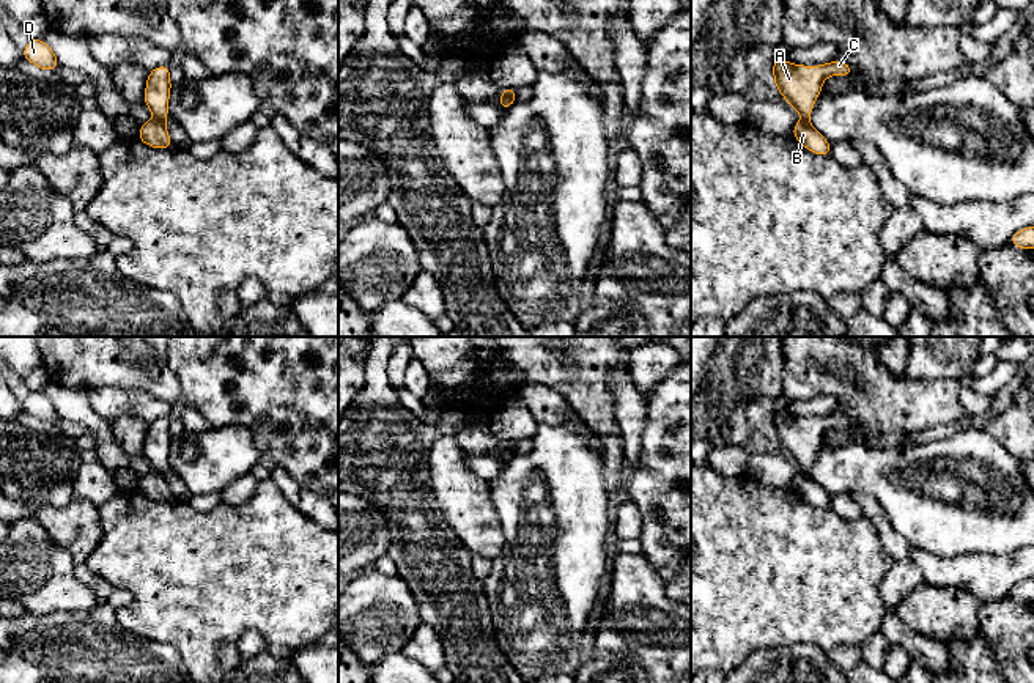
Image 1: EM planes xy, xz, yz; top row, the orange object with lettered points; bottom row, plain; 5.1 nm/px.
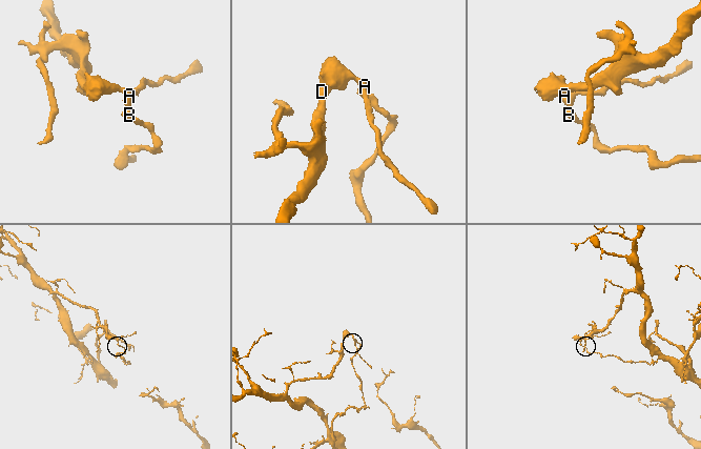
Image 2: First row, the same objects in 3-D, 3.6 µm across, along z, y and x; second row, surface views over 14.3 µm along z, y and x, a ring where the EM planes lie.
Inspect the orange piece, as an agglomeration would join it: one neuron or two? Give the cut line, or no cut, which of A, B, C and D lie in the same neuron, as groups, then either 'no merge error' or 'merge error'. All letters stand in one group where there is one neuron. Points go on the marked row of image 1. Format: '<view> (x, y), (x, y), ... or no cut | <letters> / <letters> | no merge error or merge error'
xy (156, 117), (162, 121) | A C D / B | merge error

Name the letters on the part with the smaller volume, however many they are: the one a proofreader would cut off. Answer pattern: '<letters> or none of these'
B

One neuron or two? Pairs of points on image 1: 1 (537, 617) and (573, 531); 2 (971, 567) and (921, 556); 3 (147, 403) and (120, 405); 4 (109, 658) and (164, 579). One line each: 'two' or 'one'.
1: one
2: one
3: one
4: two

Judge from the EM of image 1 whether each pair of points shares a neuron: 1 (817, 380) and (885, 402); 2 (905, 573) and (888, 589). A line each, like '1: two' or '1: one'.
1: one
2: one

